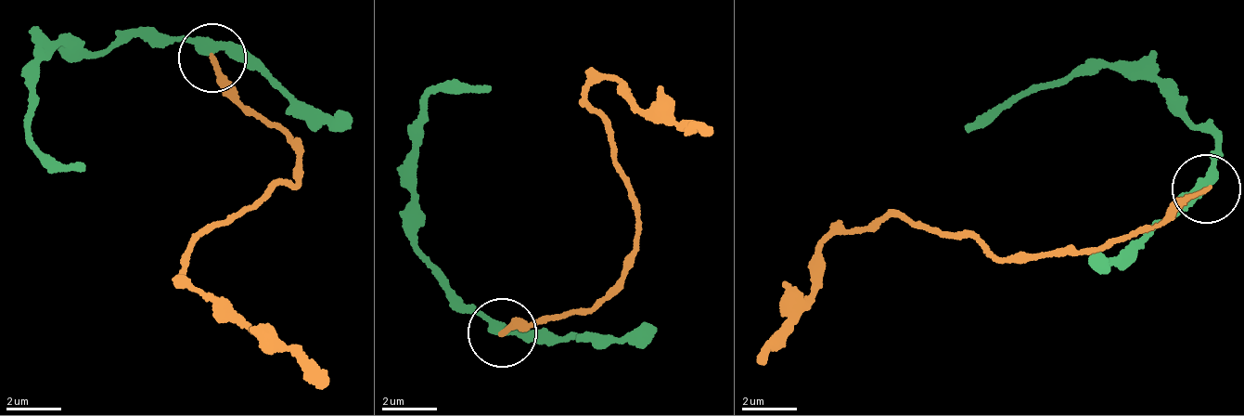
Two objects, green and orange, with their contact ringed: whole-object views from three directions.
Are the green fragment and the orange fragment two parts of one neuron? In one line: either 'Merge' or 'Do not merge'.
Do not merge

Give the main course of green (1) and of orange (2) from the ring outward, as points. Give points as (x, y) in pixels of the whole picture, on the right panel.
1: (1207, 185), (1218, 147), (1186, 125), (1158, 84), (1083, 62), (1032, 85), (1001, 111), (966, 125)
2: (1207, 191), (1108, 246), (1001, 260), (955, 234), (892, 213), (879, 215), (822, 245), (814, 292), (754, 364)

